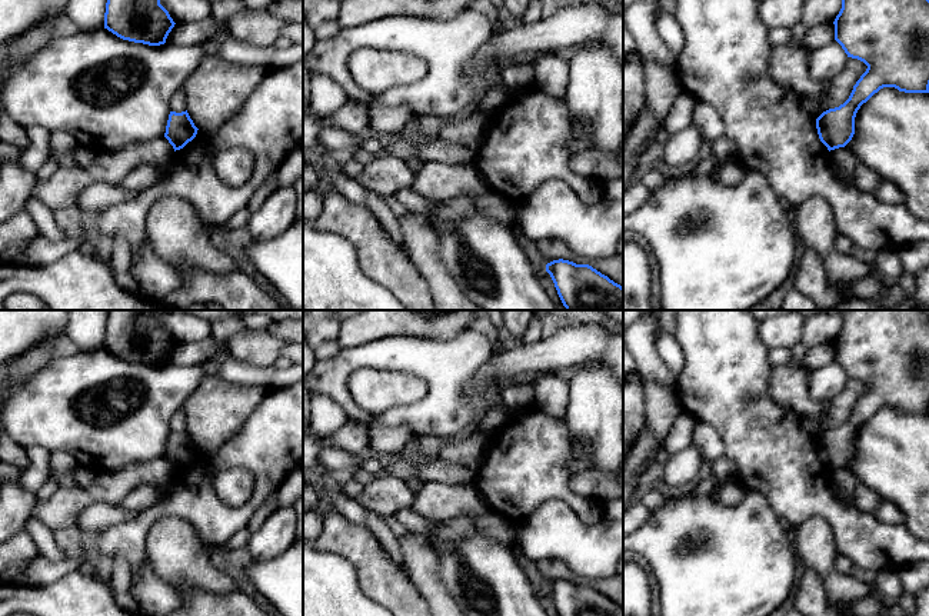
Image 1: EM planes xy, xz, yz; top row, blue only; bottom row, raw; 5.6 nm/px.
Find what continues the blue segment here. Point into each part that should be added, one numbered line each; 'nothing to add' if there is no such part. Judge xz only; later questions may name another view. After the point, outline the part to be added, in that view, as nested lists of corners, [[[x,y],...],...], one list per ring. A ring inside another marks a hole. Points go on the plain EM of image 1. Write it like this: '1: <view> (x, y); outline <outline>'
nothing to add

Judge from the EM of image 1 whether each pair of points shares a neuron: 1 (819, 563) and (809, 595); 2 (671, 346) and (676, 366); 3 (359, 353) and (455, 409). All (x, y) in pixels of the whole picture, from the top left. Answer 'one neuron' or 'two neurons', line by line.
1: two neurons
2: one neuron
3: one neuron

